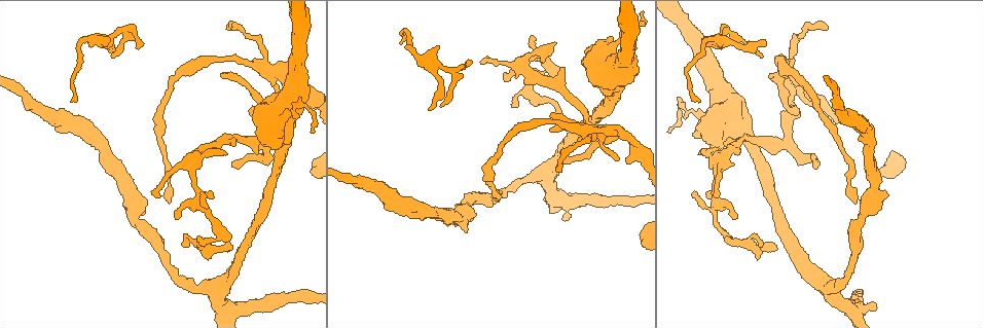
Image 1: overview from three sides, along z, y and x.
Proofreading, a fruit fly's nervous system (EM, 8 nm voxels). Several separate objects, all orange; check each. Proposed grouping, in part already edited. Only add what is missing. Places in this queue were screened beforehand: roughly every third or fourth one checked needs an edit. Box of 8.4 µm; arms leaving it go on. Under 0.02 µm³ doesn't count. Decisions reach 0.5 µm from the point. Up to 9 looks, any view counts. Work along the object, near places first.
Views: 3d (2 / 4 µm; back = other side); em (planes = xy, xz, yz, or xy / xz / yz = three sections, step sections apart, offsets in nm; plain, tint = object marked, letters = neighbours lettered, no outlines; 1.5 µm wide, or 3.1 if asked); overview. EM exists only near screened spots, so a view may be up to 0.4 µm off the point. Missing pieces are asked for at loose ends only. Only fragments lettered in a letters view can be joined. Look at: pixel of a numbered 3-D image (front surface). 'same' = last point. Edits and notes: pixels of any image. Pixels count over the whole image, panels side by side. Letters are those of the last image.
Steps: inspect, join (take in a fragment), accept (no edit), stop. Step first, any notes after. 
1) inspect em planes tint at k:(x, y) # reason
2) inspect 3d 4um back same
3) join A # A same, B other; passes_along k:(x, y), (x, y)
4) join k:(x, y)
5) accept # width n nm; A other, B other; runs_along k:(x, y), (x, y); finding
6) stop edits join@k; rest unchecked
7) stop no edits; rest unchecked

inspect 3d 2um at 1:(554, 43) # an open end

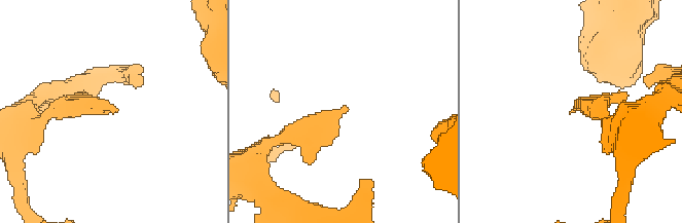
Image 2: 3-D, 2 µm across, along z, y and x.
inspect em yz step 8 tint at 2:(569, 111)

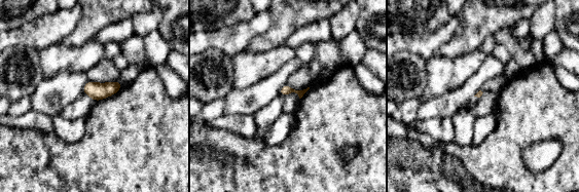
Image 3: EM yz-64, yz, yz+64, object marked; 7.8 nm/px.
inspect em planes letters same

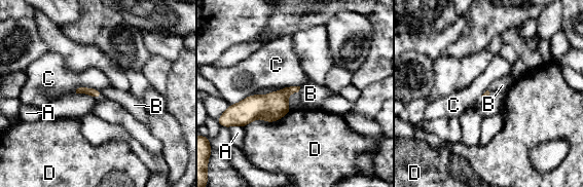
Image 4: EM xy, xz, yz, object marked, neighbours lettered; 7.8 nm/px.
accept # longest_contact D 400 nm; A other, B other, C other, D other; border 4:(75, 89), (90, 87), (100, 91); no lettered fragment goes on from it

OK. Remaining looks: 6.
inspect em xz step 8 letters at 1:(785, 76) # free end

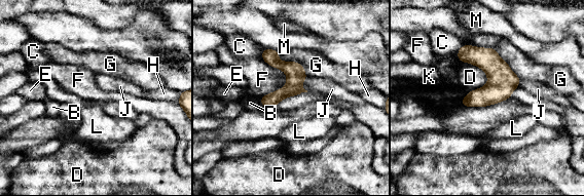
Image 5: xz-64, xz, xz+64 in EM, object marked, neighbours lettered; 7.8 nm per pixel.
inspect em planes letters same # cut it another way

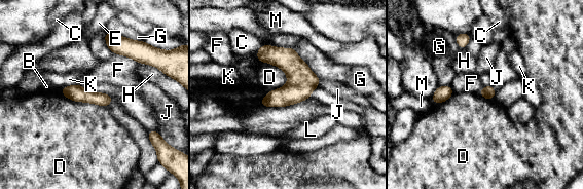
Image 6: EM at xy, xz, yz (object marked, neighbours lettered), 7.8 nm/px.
accept # B other, C other, D other, E other, F other, G other, H other, J other, K other, L other, M other; runs_along 6:(64, 90), (99, 99), (109, 99); no lettered fragment goes on from it

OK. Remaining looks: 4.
inspect em planes plain at 1:(72, 102) # tapers out

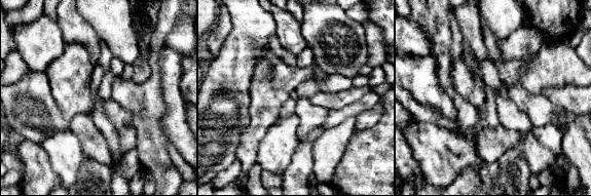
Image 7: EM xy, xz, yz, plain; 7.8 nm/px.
inspect em planes tint same # where the object lies

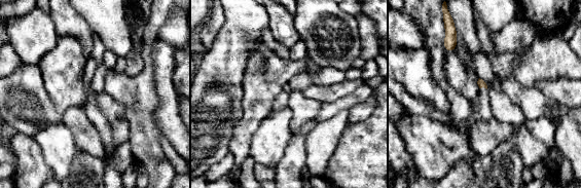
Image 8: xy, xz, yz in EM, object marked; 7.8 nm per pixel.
inspect em planes letters same # what lies round it

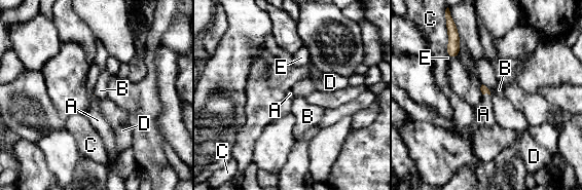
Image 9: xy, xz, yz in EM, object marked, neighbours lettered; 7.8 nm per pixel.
join A # A same, B other, C other, D other, E other; passes_along 9:(483, 88), (486, 92), (483, 114); it goes on there

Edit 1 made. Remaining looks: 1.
stop edits join@9; rest unchecked

